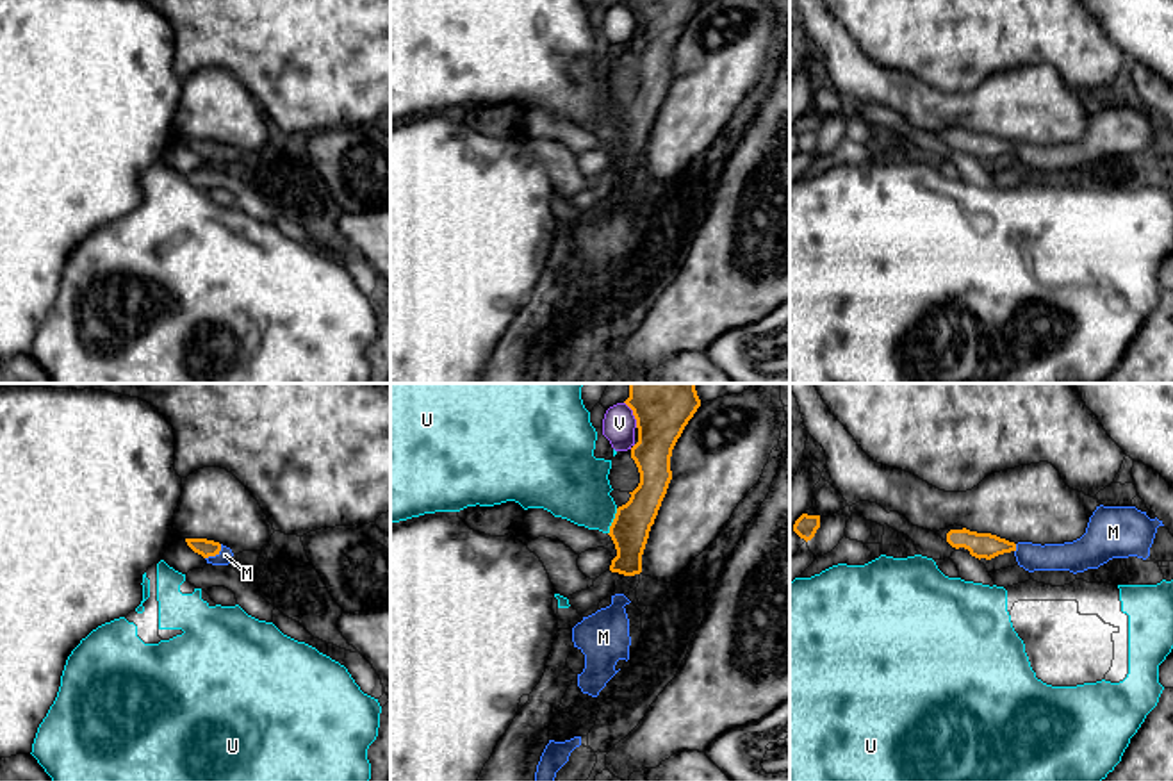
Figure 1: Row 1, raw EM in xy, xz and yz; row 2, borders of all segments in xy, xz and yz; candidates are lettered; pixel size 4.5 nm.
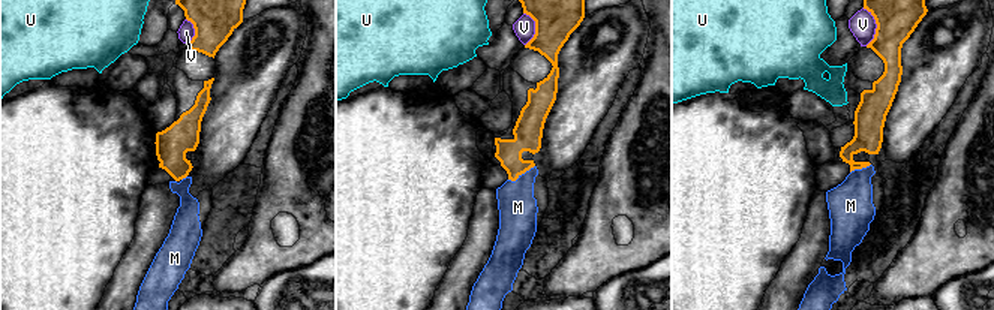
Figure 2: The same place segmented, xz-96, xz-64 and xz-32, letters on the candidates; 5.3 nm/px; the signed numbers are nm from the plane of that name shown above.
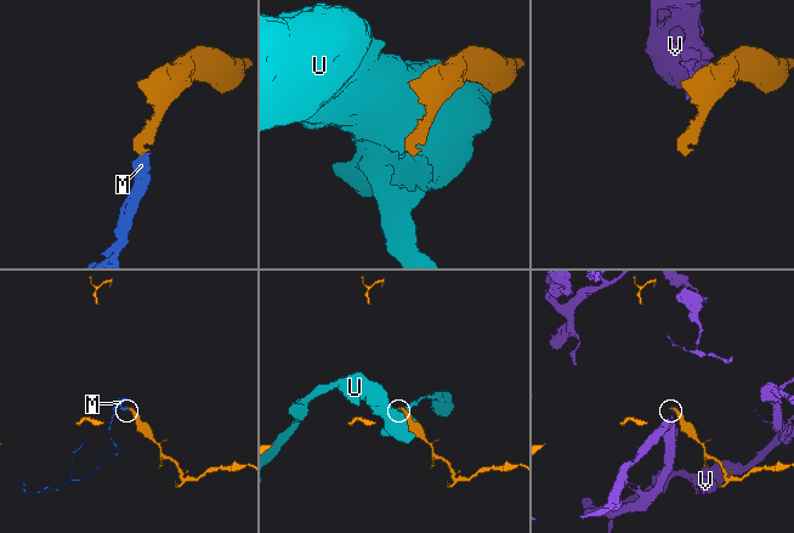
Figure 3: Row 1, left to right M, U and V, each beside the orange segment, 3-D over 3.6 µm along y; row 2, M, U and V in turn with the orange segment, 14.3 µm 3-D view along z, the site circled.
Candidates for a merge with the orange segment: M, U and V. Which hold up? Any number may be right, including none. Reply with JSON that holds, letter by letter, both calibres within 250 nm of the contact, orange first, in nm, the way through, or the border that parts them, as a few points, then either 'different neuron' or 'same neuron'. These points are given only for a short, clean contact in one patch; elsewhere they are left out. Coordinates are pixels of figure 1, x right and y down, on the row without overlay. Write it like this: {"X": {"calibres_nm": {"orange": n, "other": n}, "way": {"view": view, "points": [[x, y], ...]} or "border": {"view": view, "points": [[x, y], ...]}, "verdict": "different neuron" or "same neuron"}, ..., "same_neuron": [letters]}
{"M": {"calibres_nm": {"orange": 80, "other": 70}, "way": {"view": "xy", "points": [[202, 147], [214, 156], [225, 156]]}, "verdict": "same neuron"}, "U": {"calibres_nm": {"orange": 180, "other": 320}, "verdict": "different neuron"}, "V": {"calibres_nm": {"orange": 220, "other": 150}, "border": {"view": "xz", "points": [[624, 2], [637, 27]]}, "verdict": "different neuron"}, "same_neuron": ["M"]}

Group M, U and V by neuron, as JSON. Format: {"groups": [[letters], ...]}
{"groups": [["M"], ["U"], ["V"]]}

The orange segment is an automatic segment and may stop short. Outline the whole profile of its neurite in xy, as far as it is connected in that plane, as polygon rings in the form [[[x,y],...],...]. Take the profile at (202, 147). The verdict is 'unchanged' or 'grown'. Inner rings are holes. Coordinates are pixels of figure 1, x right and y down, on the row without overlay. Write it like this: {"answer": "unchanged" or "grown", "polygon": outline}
{"answer": "grown", "polygon": [[[185,139],[185,143],[194,153],[201,155],[207,164],[228,166],[232,162],[232,150],[219,143],[207,139]]]}

